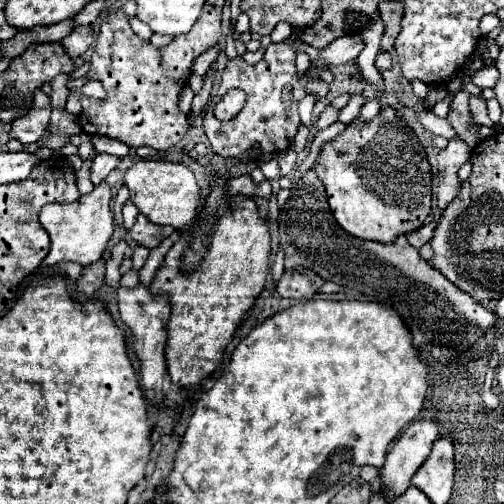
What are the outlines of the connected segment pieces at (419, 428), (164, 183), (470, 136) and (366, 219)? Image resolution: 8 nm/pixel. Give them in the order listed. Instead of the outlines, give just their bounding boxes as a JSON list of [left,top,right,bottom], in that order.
[[381,420,439,498],[125,160,203,228],[445,92,479,148],[315,108,431,242]]

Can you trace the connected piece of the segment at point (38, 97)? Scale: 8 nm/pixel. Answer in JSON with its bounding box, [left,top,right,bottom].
[9,90,51,144]

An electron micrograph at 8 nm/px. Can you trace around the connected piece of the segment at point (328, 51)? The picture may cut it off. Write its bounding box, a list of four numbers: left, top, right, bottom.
[319,34,363,68]

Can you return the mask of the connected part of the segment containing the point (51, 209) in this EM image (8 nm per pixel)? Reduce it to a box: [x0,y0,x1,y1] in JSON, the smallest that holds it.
[39,182,113,266]

